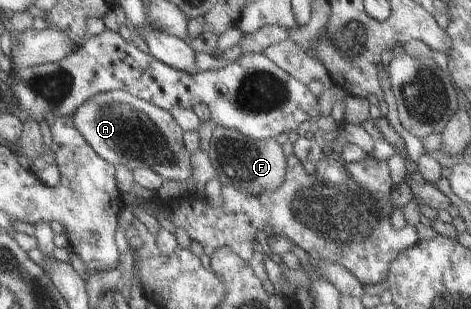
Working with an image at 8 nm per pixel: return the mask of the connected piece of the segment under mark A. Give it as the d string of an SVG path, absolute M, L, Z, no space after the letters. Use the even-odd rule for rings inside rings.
M108 90L83 101L71 118L79 136L100 159L113 166L125 165L131 170L147 167L165 181L175 181L182 186L187 184L192 188L190 154L182 143L184 132L167 111L129 93Z

